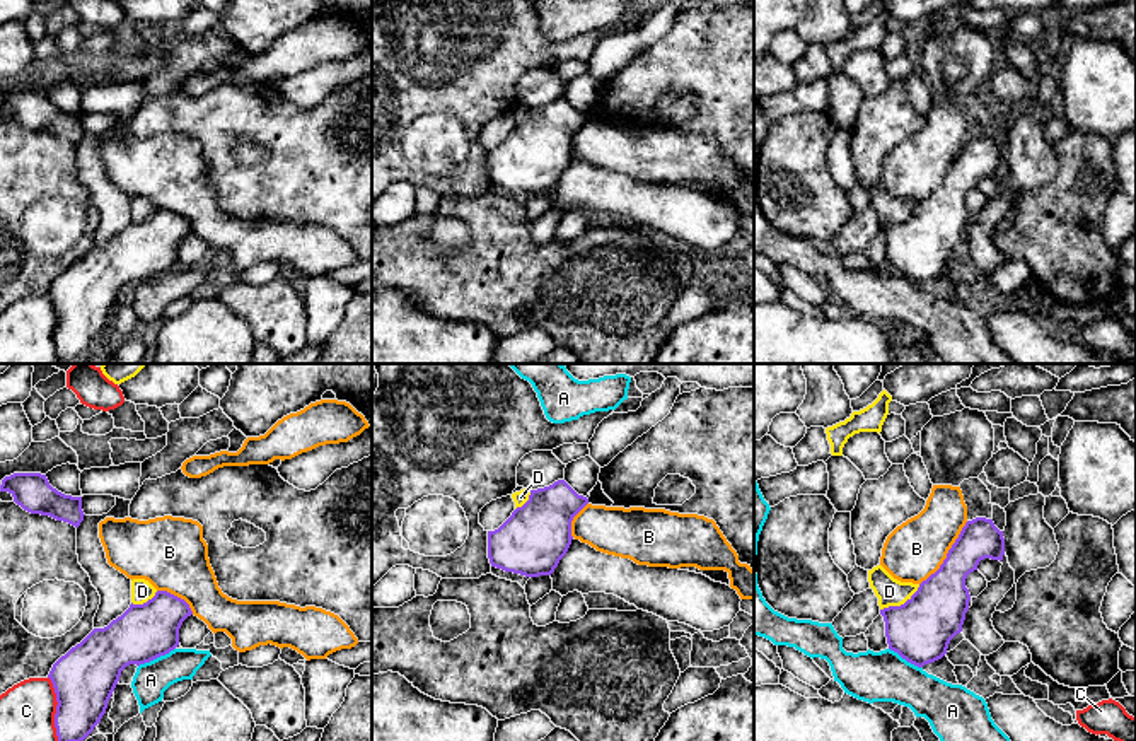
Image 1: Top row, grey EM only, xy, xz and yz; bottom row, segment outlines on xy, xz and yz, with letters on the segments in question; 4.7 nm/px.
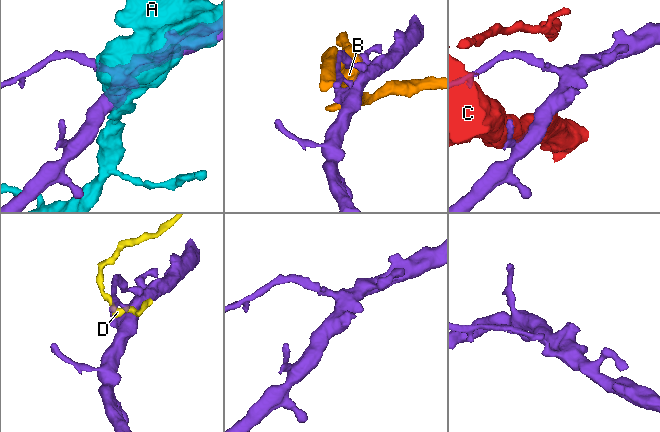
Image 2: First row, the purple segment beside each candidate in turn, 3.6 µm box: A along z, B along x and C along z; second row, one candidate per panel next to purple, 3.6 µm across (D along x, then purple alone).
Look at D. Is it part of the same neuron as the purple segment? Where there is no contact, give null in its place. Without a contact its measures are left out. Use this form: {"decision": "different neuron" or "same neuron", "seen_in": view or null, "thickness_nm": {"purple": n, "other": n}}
{"decision": "different neuron", "seen_in": "yz", "thickness_nm": {"purple": 300, "other": 130}}

